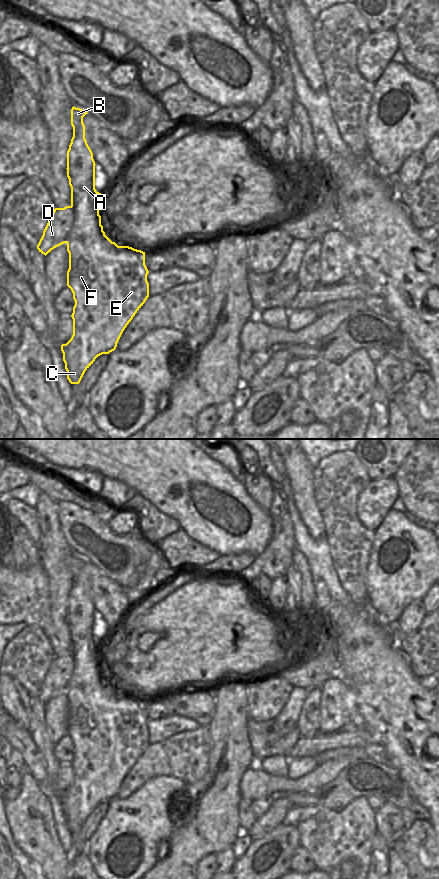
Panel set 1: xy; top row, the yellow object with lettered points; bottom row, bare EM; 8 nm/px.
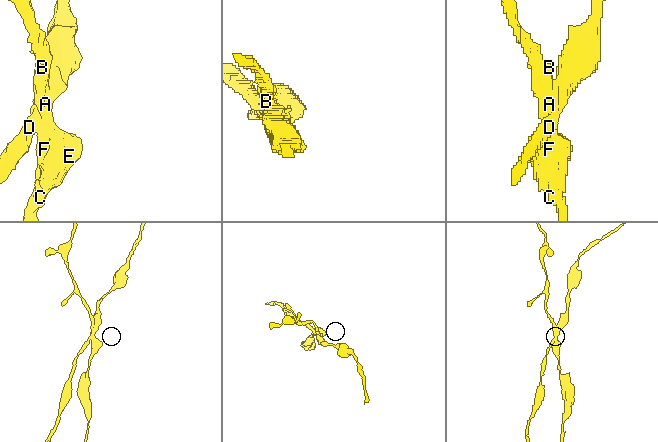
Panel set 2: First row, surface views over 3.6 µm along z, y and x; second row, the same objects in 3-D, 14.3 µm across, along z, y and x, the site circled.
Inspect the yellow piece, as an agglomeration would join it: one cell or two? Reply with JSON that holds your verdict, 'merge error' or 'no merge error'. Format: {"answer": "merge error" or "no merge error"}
{"answer": "merge error"}

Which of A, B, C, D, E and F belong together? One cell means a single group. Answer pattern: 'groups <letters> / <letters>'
groups A B C E F / D

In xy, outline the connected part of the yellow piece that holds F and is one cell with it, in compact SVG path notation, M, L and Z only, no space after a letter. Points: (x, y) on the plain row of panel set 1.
M73 554L71 557L73 585L67 599L66 616L71 635L71 654L75 657L73 677L66 690L69 701L67 734L73 741L75 753L71 763L73 767L73 783L66 792L61 793L61 799L67 819L67 827L71 832L80 831L85 819L98 804L109 802L116 797L123 779L149 745L149 731L147 729L149 719L145 713L145 700L129 694L118 694L103 679L101 664L99 663L101 641L97 640L93 634L93 627L88 626L87 621L83 619L85 599L88 593L85 587L85 573L83 571L83 565L86 562L88 561L80 556Z

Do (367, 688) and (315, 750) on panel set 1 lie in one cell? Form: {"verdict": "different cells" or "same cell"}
{"verdict": "same cell"}

